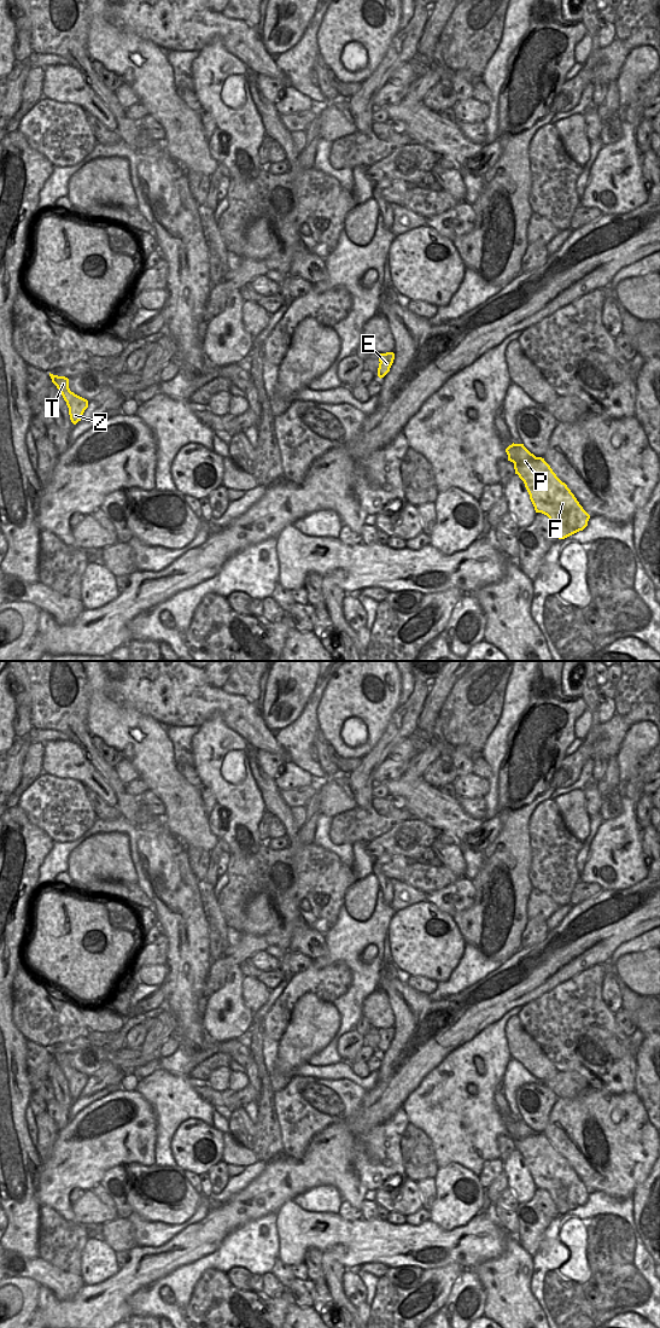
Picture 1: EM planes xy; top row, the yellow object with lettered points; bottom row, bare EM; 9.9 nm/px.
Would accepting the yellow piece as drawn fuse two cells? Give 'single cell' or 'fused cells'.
fused cells

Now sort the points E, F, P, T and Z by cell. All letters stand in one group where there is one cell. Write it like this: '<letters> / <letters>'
E T Z / F P

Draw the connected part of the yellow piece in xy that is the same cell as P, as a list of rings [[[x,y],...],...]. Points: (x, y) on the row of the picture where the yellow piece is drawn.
[[[524,444],[514,463],[515,474],[524,481],[536,513],[547,515],[559,539],[565,539],[588,526],[590,515],[574,495],[542,457],[536,457]]]

